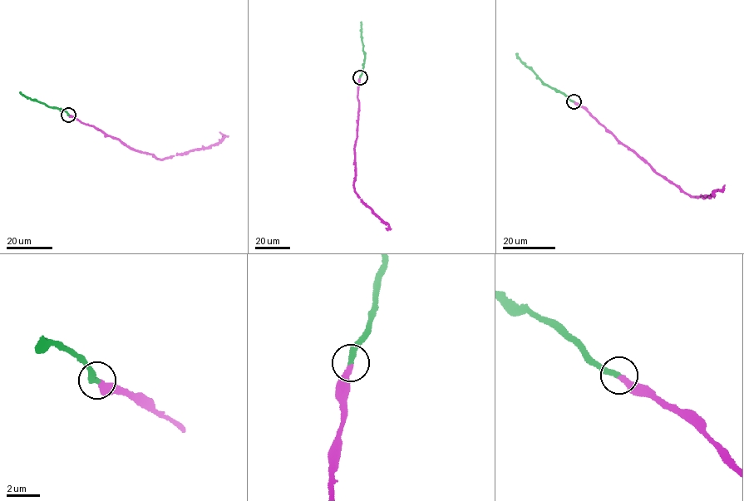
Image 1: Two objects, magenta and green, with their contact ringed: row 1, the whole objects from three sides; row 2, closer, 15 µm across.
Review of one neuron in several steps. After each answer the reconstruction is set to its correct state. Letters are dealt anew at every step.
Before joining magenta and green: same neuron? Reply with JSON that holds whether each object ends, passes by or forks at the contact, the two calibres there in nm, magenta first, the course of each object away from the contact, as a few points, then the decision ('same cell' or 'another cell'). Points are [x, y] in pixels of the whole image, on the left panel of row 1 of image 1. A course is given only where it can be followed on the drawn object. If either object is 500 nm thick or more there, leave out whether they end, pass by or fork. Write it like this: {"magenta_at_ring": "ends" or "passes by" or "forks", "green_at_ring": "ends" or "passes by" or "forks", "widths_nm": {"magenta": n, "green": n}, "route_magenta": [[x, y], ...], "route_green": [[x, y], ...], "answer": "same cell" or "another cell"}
{"magenta_at_ring": "ends", "green_at_ring": "ends", "widths_nm": {"magenta": 360, "green": 360}, "route_magenta": [[68, 115], [135, 149], [161, 159], [216, 144], [224, 136], [219, 132]], "route_green": [[68, 115], [64, 110], [27, 98], [20, 91]], "answer": "same cell"}

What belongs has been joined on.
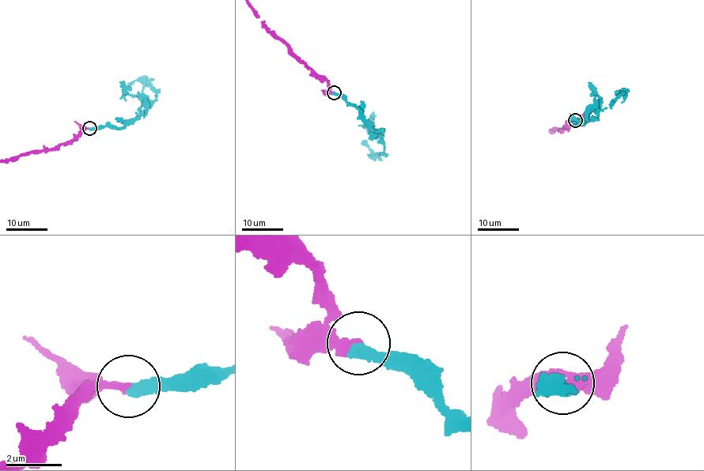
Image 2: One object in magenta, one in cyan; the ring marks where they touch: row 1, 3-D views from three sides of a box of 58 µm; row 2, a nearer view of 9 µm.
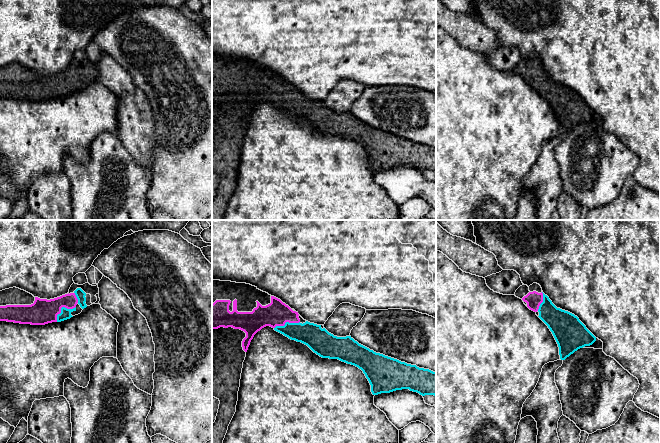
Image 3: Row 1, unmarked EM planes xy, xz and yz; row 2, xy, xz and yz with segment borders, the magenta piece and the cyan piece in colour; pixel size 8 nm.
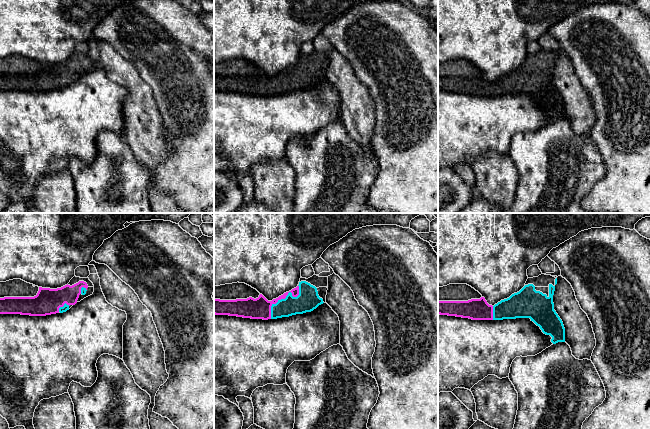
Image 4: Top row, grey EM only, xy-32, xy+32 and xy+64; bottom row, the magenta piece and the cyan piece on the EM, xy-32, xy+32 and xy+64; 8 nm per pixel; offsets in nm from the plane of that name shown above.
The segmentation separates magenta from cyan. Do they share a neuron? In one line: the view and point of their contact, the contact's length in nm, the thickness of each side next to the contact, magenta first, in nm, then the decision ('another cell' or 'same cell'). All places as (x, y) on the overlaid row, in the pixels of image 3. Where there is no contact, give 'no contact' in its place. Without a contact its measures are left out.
contact xy (61, 307); length 200 nm; calibres 200 and 90 nm; same cell

